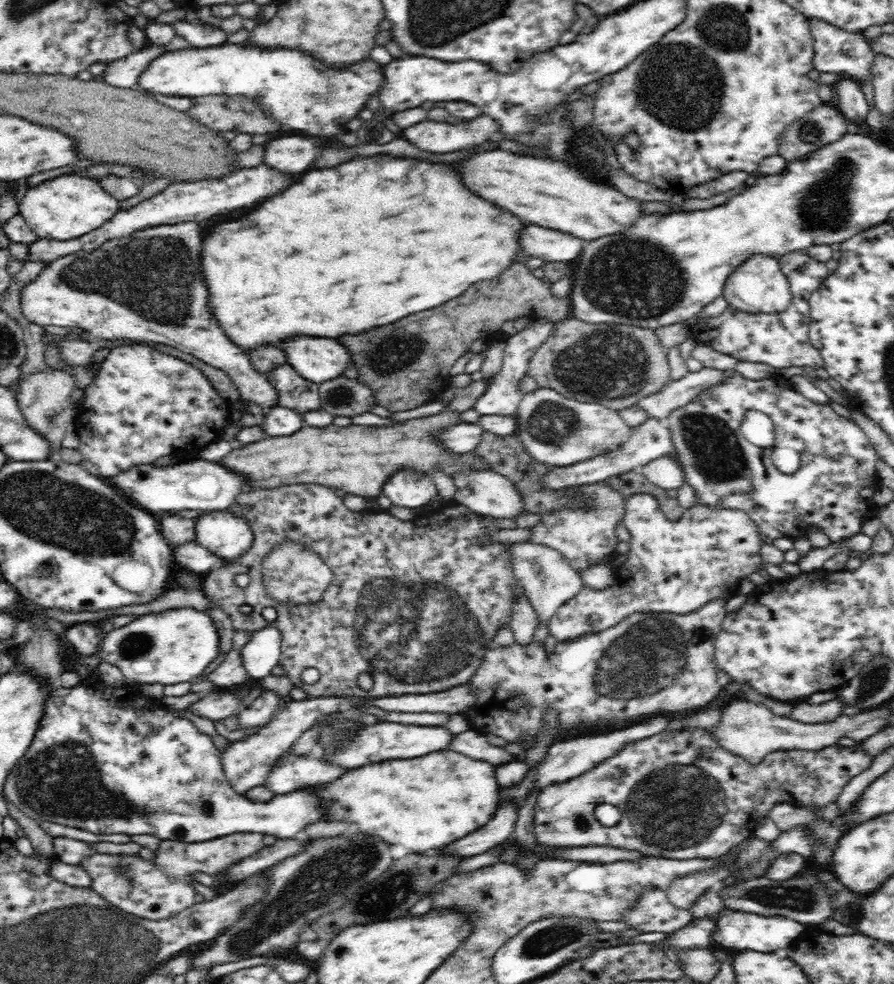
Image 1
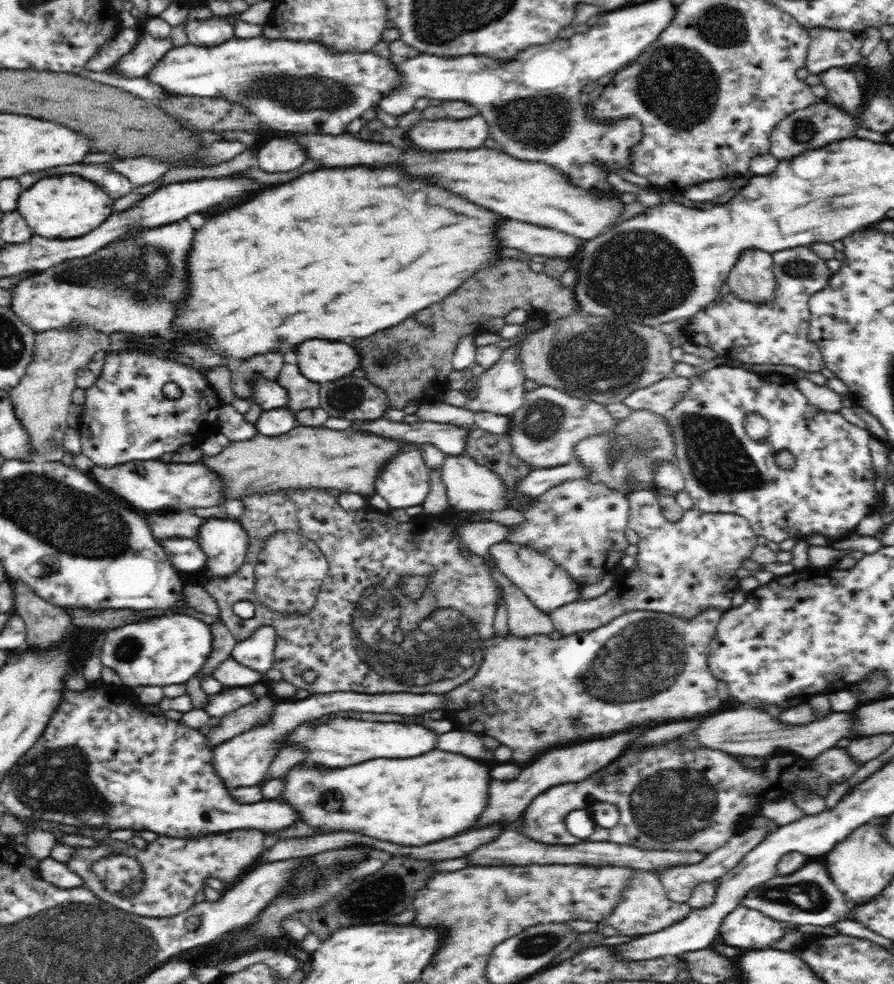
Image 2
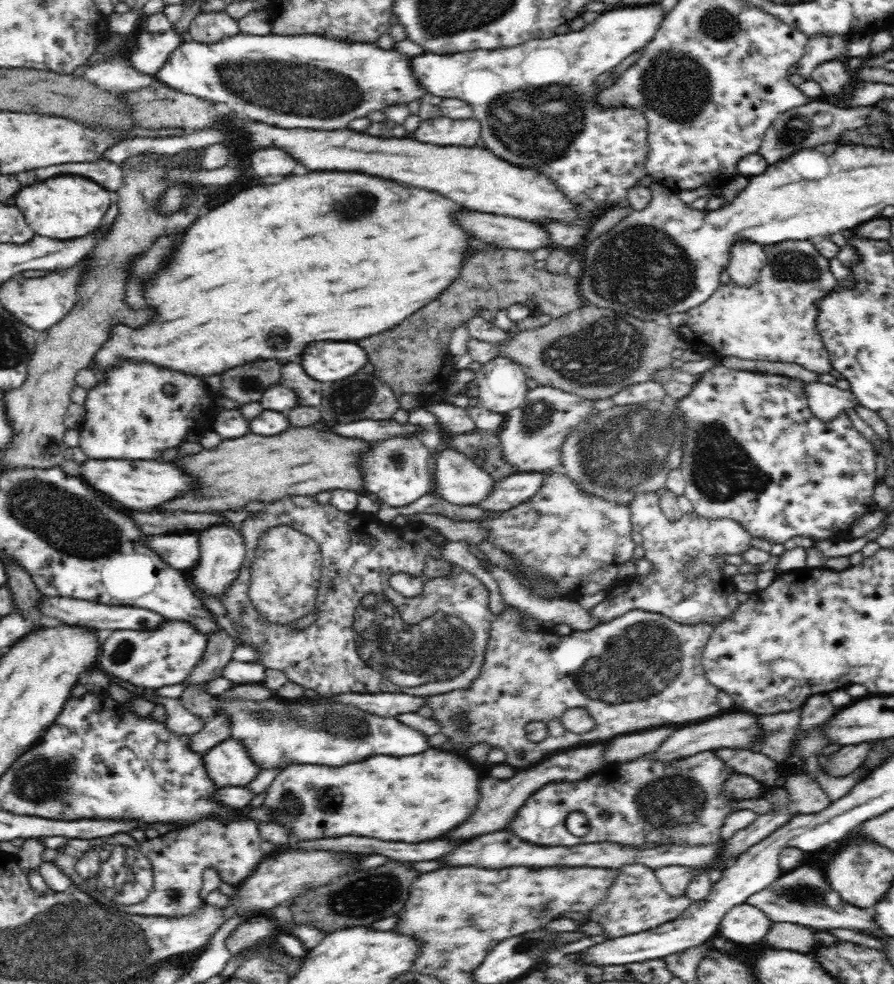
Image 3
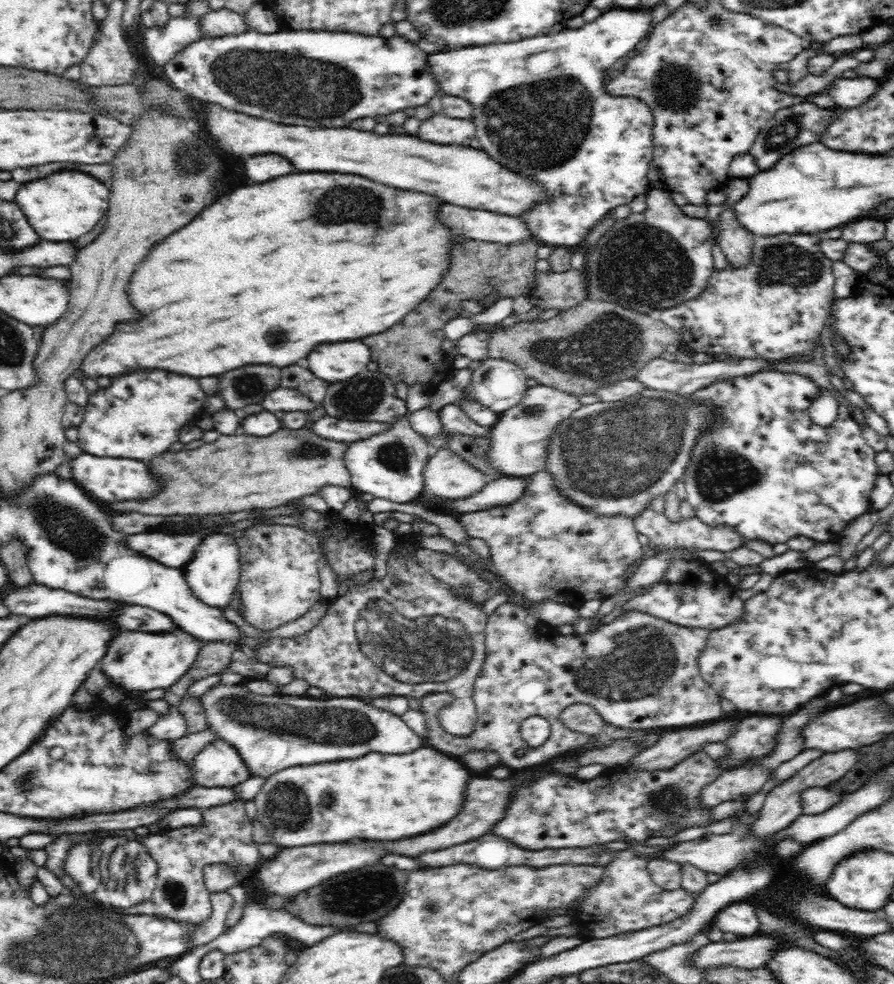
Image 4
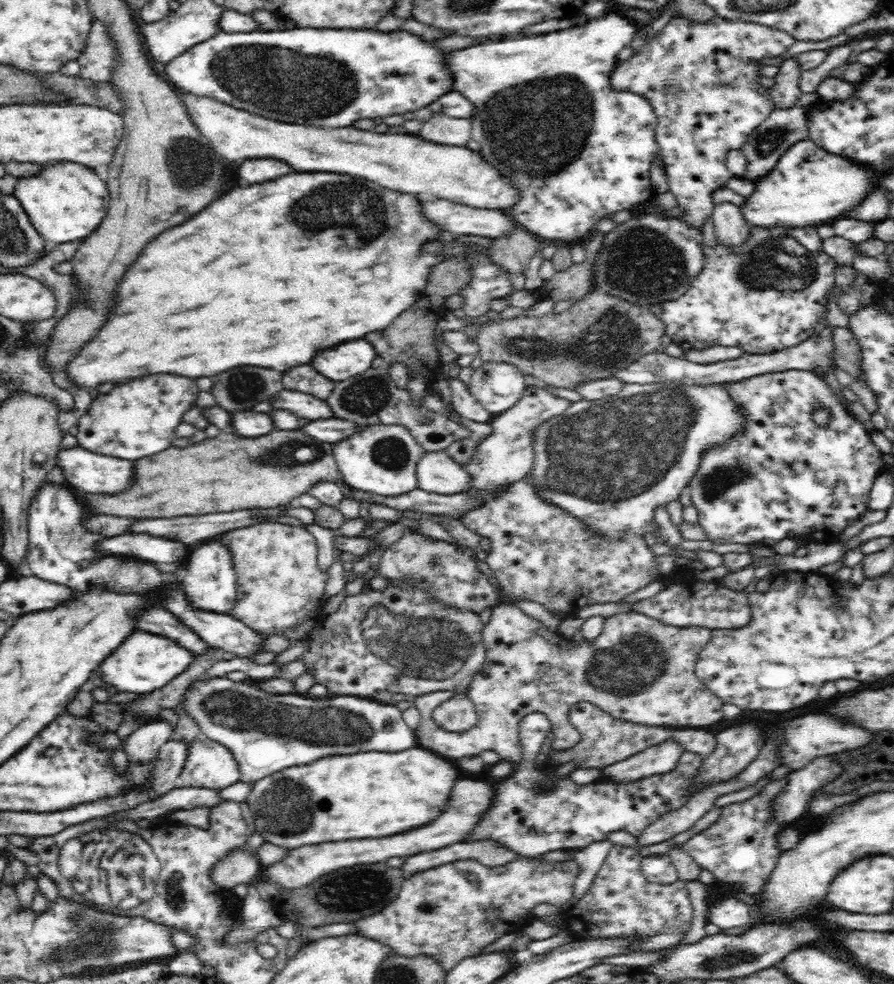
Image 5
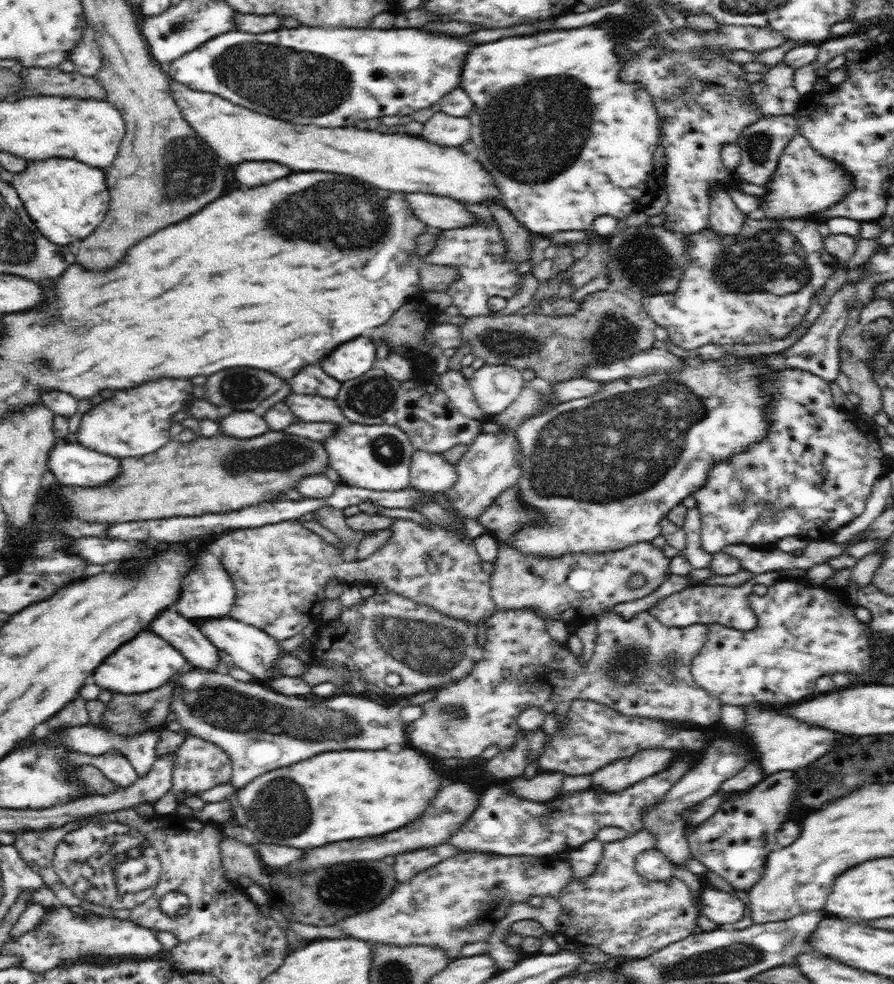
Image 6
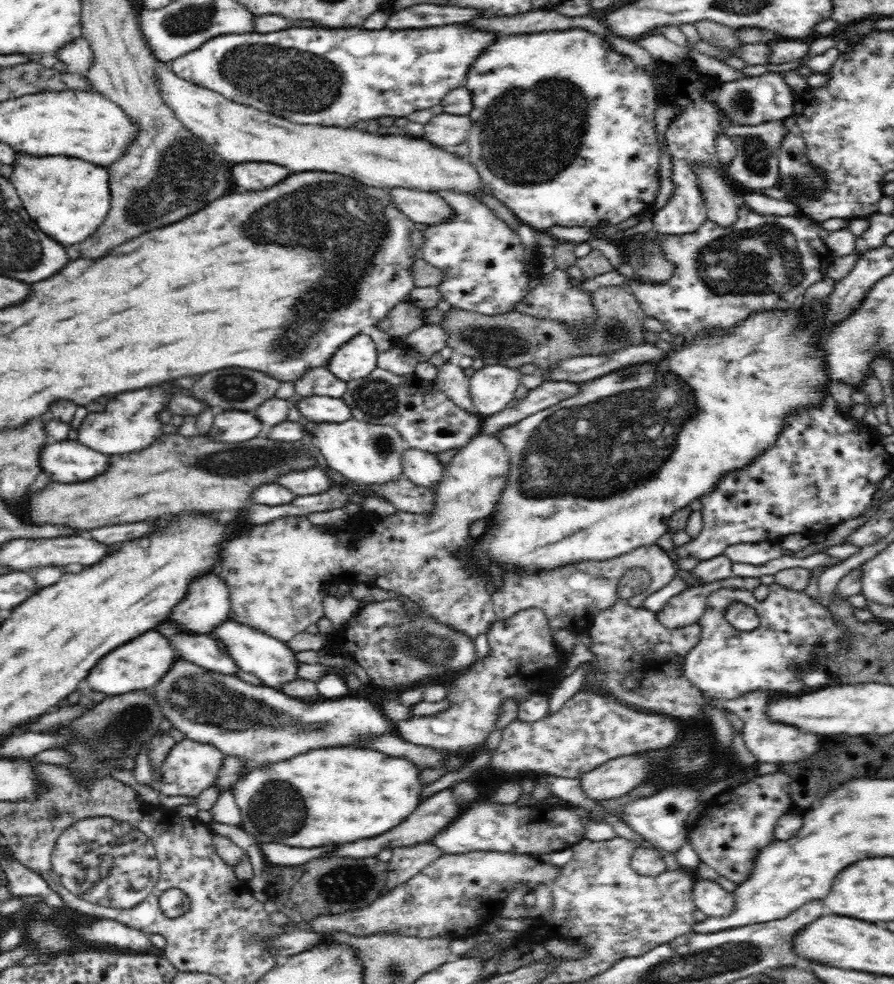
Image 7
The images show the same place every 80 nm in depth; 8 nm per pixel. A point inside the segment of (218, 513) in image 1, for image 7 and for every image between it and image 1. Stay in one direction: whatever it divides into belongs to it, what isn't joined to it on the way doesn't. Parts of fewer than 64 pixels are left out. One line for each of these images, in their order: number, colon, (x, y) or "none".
2: (224, 542)
3: (222, 550)
4: (213, 574)
5: (209, 581)
6: (207, 591)
7: (206, 605)

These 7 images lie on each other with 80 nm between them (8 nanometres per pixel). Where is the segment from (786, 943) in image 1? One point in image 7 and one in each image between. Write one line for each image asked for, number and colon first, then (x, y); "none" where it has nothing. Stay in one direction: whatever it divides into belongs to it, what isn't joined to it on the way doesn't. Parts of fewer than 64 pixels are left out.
2: (742, 928)
3: (744, 925)
4: (741, 919)
5: (726, 913)
6: (722, 908)
7: (709, 897)

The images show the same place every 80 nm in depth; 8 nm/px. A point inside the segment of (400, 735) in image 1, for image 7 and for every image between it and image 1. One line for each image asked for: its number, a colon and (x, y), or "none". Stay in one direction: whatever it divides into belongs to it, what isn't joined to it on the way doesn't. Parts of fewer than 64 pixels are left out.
2: (340, 743)
3: (277, 732)
4: (274, 732)
5: (266, 733)
6: (261, 730)
7: (260, 725)

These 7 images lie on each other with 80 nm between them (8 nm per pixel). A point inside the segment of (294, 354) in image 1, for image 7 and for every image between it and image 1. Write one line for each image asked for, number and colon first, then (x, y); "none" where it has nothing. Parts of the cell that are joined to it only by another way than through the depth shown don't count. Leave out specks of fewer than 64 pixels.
2: (320, 361)
3: (324, 361)
4: (332, 363)
5: (348, 360)
6: (353, 359)
7: (356, 359)

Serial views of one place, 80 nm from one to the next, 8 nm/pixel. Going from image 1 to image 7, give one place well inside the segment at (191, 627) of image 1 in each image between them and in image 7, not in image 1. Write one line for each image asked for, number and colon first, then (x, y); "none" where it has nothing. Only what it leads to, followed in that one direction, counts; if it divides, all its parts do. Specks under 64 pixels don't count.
2: (170, 649)
3: (165, 655)
4: (135, 660)
5: (145, 662)
6: (147, 662)
7: (139, 665)

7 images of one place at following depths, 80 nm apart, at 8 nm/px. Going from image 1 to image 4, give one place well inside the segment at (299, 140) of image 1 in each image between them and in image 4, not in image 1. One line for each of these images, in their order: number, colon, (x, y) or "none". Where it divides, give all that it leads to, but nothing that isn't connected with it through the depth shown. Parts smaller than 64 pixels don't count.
2: (275, 155)
3: (266, 161)
4: (266, 166)

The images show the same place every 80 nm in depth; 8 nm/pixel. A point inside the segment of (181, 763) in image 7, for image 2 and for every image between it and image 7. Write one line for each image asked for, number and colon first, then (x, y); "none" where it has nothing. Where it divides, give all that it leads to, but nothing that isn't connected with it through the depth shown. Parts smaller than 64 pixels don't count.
2: (243, 761)
3: (229, 764)
4: (219, 764)
5: (209, 764)
6: (200, 765)

